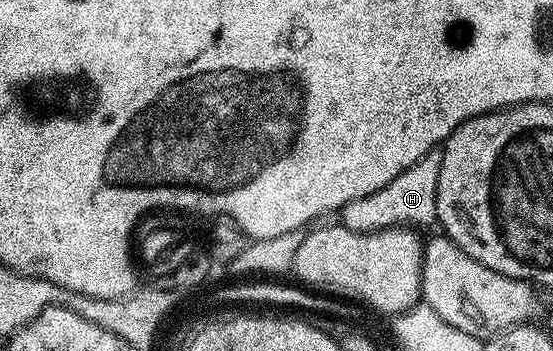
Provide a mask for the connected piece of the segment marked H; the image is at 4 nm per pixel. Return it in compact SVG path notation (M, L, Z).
M436 150L425 154L409 170L401 170L389 186L381 186L381 190L373 190L373 194L365 194L365 198L357 198L339 209L340 225L354 232L380 232L386 228L410 226L423 230L426 224L434 225L437 214L437 178L441 178L442 151Z

